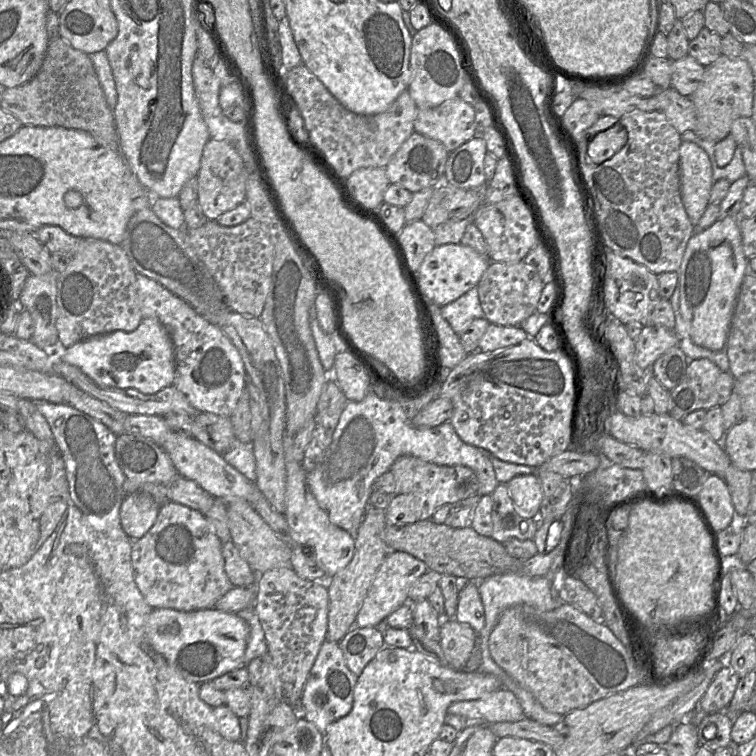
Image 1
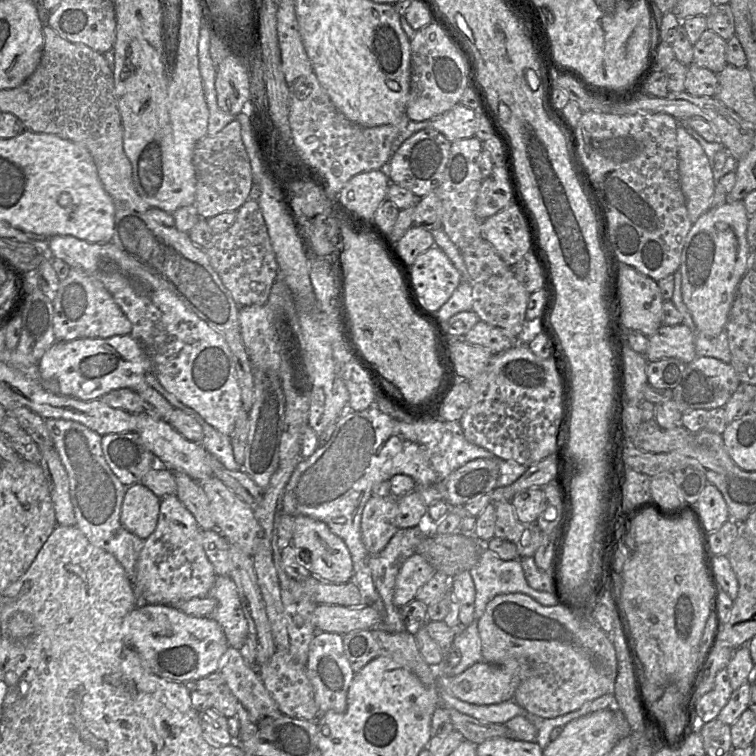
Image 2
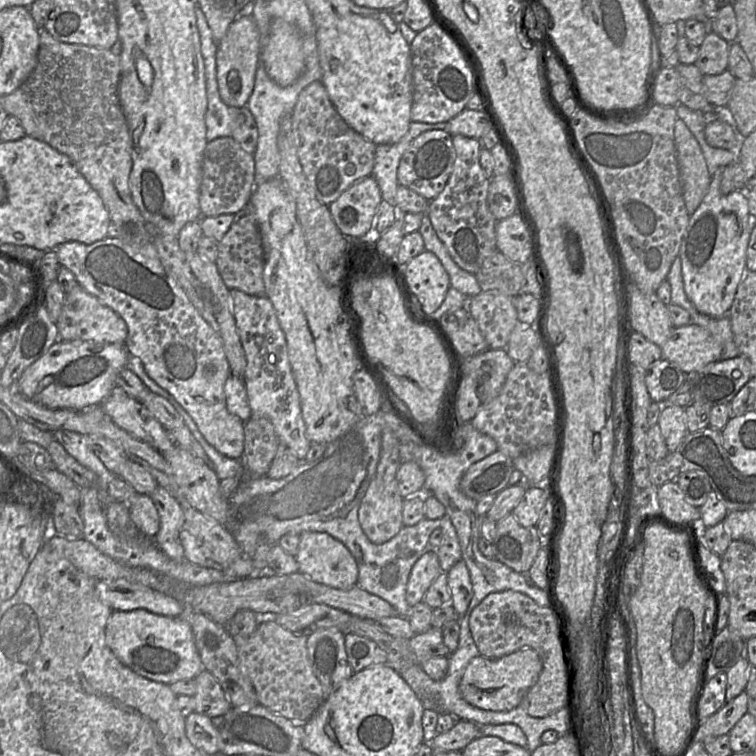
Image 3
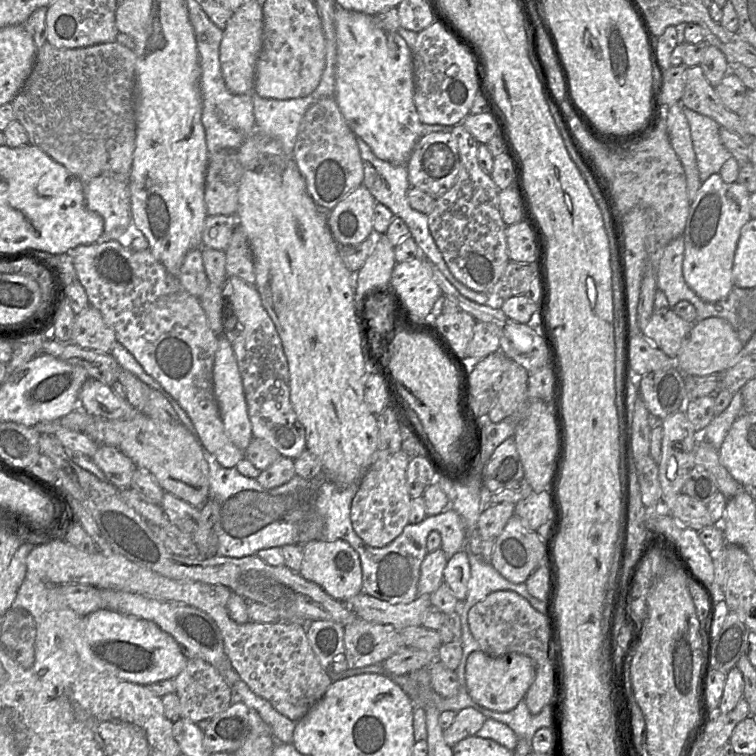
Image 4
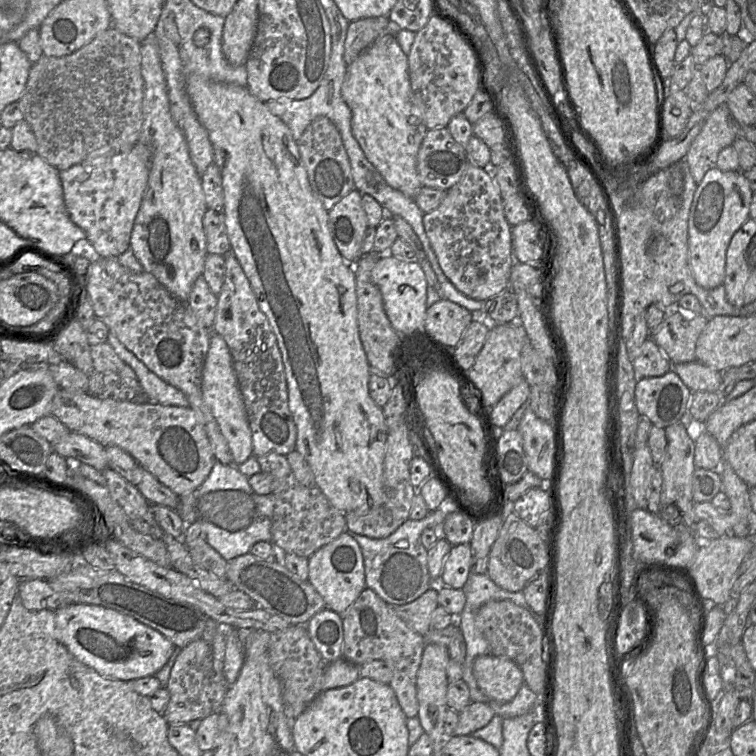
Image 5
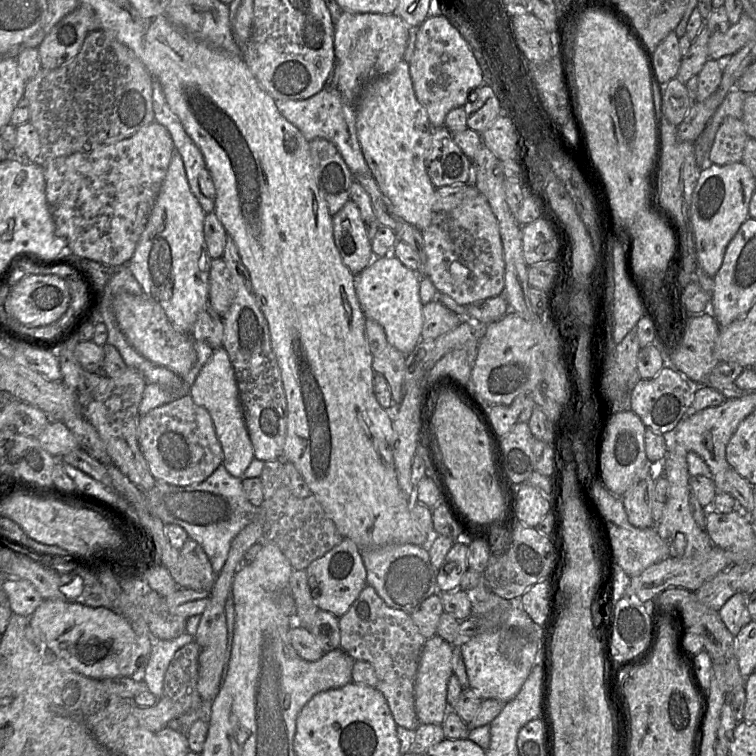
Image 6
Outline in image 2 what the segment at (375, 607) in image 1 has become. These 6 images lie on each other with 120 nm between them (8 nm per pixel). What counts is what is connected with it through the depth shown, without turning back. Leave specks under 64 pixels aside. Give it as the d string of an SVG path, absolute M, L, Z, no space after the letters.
M414 553L407 558L396 577L393 603L402 607L416 598L418 590L427 583L435 569L420 554Z

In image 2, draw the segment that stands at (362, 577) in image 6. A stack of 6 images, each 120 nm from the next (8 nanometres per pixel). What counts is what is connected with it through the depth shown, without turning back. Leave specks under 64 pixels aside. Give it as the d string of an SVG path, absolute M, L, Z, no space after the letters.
M304 515L294 517L290 544L296 550L297 561L310 571L311 576L333 584L344 584L351 580L353 562L350 552L345 542L335 535L326 523Z

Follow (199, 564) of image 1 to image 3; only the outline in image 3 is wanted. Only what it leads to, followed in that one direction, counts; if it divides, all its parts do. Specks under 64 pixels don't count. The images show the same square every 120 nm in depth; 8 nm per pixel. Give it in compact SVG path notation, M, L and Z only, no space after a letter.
M160 485L150 494L150 497L160 518L160 528L154 536L154 542L170 559L186 560L179 538L185 522L182 506L172 494Z

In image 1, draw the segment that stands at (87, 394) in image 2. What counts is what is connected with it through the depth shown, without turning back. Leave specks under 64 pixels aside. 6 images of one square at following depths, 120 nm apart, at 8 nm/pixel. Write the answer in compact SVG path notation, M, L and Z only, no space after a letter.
M143 318L139 326L130 332L117 330L81 340L69 348L61 348L61 359L78 367L102 387L134 388L144 394L155 394L173 385L175 379L174 347L167 329L156 318Z

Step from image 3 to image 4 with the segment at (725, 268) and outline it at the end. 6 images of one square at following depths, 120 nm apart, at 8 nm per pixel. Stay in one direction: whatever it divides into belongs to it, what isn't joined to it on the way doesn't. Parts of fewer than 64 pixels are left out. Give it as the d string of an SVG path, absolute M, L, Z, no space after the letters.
M719 173L704 181L691 201L683 232L683 276L687 285L704 301L724 299L734 287L732 268L742 227L751 219L748 190L740 183L726 183Z

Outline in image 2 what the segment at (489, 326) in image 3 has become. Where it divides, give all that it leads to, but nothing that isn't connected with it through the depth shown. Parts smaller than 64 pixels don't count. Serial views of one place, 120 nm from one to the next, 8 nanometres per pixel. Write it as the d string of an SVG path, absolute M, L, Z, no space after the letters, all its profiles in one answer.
M511 267L504 274L472 283L472 311L481 321L502 328L512 336L518 336L523 329L529 297L530 293L516 279Z

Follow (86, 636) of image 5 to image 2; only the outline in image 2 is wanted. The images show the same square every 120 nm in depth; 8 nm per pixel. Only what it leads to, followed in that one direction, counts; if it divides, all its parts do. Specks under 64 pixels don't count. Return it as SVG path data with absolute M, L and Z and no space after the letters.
M145 604L129 614L132 643L157 676L180 682L195 682L218 670L219 660L229 647L225 633L211 617L196 617L165 604Z

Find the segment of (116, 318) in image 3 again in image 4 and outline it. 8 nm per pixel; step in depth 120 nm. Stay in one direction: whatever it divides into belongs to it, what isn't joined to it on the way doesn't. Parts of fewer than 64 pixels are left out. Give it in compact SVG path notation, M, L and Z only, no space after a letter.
M90 306L76 315L71 341L82 348L110 352L117 340L114 329L104 320L101 312Z

